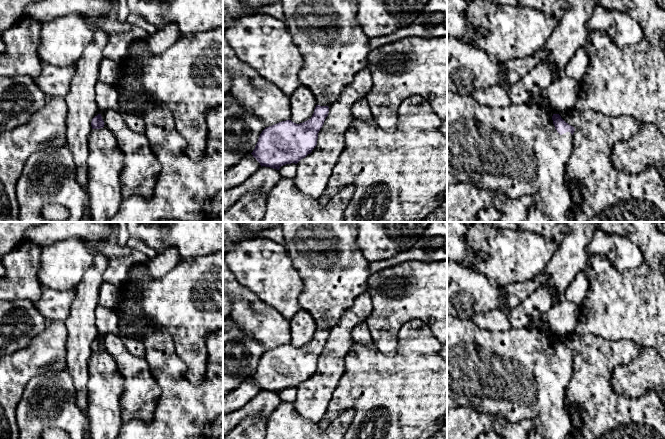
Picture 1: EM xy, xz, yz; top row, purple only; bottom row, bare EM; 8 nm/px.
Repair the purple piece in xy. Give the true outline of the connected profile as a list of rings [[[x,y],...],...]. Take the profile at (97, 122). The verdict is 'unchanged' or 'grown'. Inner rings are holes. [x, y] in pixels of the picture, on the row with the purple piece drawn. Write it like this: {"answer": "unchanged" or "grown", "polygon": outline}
{"answer": "grown", "polygon": [[[101,114],[92,119],[88,139],[88,187],[92,219],[106,222],[114,216],[122,201],[120,175],[124,154],[114,134],[105,126]]]}

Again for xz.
{"answer": "grown", "polygon": [[[281,0],[285,15],[285,24],[292,41],[303,56],[303,67],[299,73],[301,85],[306,86],[314,95],[316,107],[312,117],[300,124],[286,120],[266,127],[259,136],[255,149],[251,153],[261,167],[279,170],[286,164],[297,164],[317,145],[318,133],[329,113],[329,107],[338,100],[342,91],[352,82],[354,76],[368,65],[370,38],[362,30],[357,20],[357,0]]]}

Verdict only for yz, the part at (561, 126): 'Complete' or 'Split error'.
Split error

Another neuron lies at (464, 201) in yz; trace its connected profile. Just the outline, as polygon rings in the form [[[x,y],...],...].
[[[451,184],[447,187],[447,222],[479,222],[478,212],[483,208],[496,207],[501,218],[496,222],[523,222],[531,207],[538,207],[539,197],[523,195],[511,198],[499,191],[481,189],[470,184]]]

